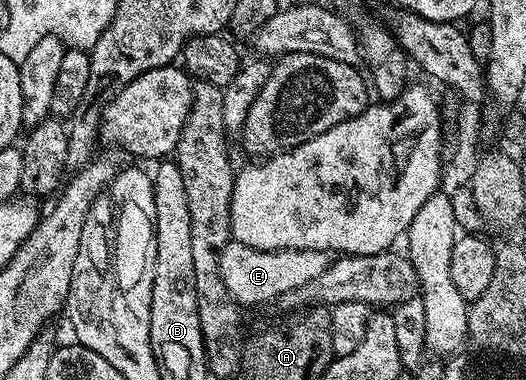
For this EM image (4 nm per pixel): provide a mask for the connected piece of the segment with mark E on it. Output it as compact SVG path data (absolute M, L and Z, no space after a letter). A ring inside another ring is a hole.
M233 239L218 254L218 266L224 287L231 298L242 307L262 305L265 301L277 302L280 295L304 287L304 283L316 279L329 268L331 262L331 258L320 249L264 251Z

